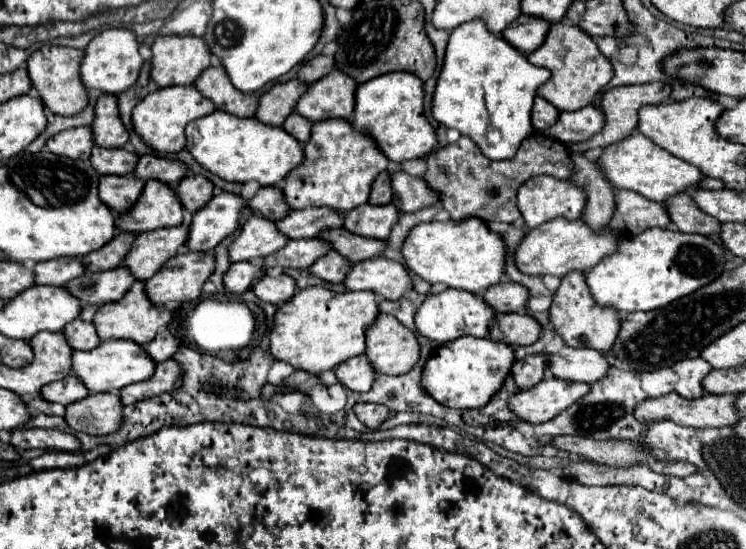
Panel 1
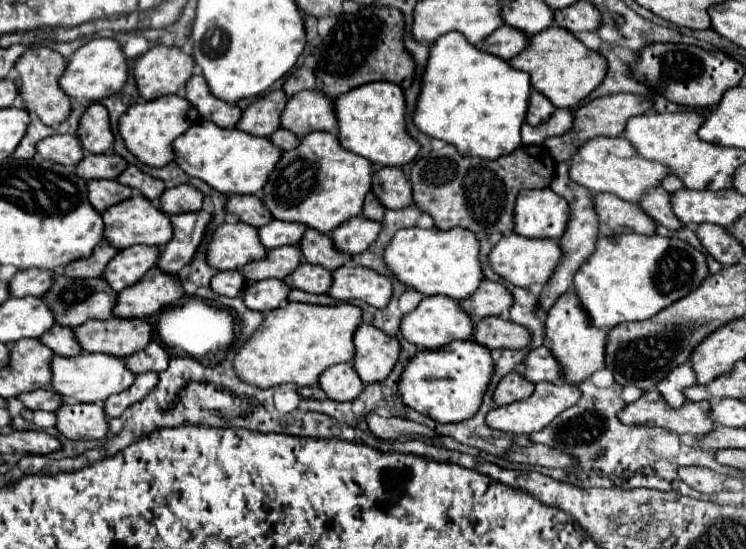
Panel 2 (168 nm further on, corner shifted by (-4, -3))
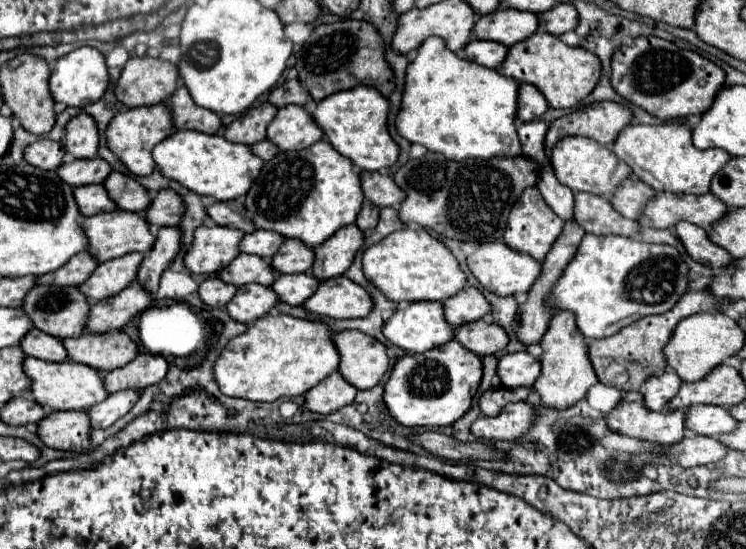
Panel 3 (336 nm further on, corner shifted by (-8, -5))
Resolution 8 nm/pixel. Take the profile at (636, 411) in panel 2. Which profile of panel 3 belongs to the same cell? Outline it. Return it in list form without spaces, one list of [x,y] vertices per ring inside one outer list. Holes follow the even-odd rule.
[[[630,391],[624,395],[620,407],[608,413],[608,427],[620,435],[638,437],[674,445],[686,435],[684,411],[654,413],[642,407],[642,393]]]

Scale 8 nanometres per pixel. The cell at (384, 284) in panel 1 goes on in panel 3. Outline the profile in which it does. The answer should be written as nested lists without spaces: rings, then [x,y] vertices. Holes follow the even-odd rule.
[[[338,275],[330,281],[322,281],[318,291],[304,303],[304,307],[318,315],[350,319],[366,317],[374,307],[374,299],[364,287],[360,287],[352,279]]]

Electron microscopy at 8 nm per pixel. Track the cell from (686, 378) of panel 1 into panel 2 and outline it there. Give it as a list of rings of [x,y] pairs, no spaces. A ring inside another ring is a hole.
[[[678,365],[674,367],[674,371],[670,371],[660,383],[658,383],[658,391],[660,395],[664,397],[664,401],[670,405],[670,407],[680,407],[686,397],[682,395],[682,391],[686,387],[692,387],[696,383],[694,379],[694,371],[690,365]]]

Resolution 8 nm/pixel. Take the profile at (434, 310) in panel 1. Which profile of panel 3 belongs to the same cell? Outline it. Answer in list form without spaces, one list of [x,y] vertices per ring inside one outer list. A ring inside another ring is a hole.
[[[416,301],[406,309],[398,309],[394,317],[384,325],[382,333],[390,343],[410,353],[424,353],[454,339],[454,327],[446,325],[446,317],[442,317],[442,303],[438,301]]]

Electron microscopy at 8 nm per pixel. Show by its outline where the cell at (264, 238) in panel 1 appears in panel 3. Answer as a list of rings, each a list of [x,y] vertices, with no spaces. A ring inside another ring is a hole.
[[[212,225],[212,227],[200,227],[194,233],[194,243],[190,245],[184,263],[188,269],[200,269],[192,273],[204,273],[204,275],[216,275],[218,269],[224,269],[232,257],[238,257],[238,243],[242,241],[244,233],[238,233],[238,229]]]

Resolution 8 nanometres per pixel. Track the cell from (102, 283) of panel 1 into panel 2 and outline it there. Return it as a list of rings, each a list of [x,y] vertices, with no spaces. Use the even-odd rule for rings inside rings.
[[[54,273],[52,287],[42,295],[42,301],[54,315],[54,321],[62,327],[76,329],[78,325],[86,323],[88,319],[108,319],[112,317],[112,303],[116,293],[108,287],[104,279],[66,279],[60,273]]]

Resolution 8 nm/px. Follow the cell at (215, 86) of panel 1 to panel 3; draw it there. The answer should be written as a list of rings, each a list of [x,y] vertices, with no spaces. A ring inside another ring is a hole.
[[[186,85],[178,87],[176,93],[170,97],[170,107],[174,111],[174,127],[178,129],[196,129],[202,133],[222,133],[224,125],[218,113],[210,113],[210,109],[202,109],[194,105],[194,99],[190,97],[190,91]]]

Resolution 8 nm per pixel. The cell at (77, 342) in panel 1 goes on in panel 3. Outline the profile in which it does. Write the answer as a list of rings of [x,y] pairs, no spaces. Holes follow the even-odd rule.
[[[32,329],[20,343],[26,355],[44,361],[66,361],[66,349],[58,337],[50,337],[40,329]]]

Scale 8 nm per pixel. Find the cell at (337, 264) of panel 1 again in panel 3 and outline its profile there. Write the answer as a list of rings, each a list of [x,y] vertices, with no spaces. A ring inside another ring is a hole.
[[[294,273],[294,275],[278,275],[272,283],[272,289],[280,297],[280,301],[290,305],[302,305],[308,297],[312,297],[314,289],[320,285],[320,281],[314,281],[308,273]]]

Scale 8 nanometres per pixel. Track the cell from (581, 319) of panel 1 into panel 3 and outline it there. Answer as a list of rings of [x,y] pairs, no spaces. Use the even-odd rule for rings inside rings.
[[[558,311],[552,317],[540,345],[542,345],[542,355],[540,355],[542,375],[534,383],[534,389],[540,393],[540,403],[544,407],[566,409],[576,401],[580,401],[588,393],[588,389],[598,383],[598,377],[594,377],[594,369],[590,369],[590,361],[586,357],[588,343],[582,337],[582,333],[578,333],[572,313]]]

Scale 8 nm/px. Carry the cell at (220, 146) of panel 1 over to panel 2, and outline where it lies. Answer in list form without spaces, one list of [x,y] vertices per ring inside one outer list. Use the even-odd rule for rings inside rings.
[[[198,121],[186,133],[176,137],[172,141],[172,151],[174,161],[186,175],[208,183],[214,191],[224,195],[258,193],[282,155],[282,151],[278,151],[278,147],[274,147],[266,137],[246,135],[238,129],[214,127],[214,123],[208,121]]]

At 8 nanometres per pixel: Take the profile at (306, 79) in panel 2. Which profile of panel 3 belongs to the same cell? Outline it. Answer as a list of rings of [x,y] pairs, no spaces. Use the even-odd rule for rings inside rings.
[[[288,79],[284,81],[280,87],[276,87],[268,101],[276,107],[286,107],[290,103],[296,105],[306,105],[306,107],[314,107],[314,99],[310,99],[310,93],[306,93],[306,89],[302,89],[302,83],[298,79]]]

